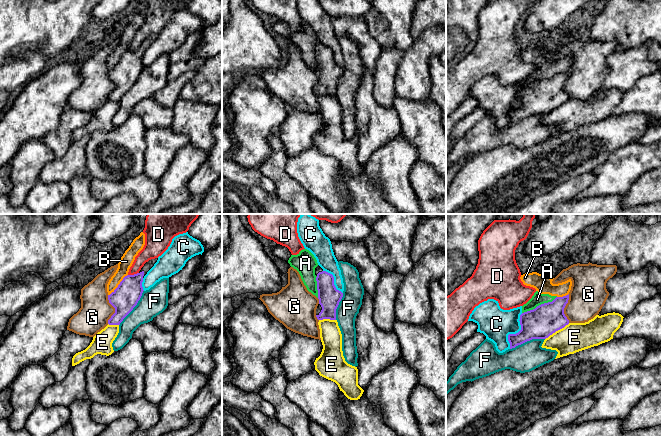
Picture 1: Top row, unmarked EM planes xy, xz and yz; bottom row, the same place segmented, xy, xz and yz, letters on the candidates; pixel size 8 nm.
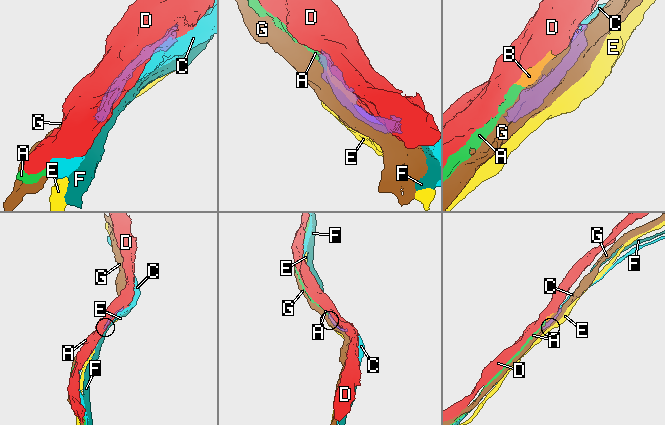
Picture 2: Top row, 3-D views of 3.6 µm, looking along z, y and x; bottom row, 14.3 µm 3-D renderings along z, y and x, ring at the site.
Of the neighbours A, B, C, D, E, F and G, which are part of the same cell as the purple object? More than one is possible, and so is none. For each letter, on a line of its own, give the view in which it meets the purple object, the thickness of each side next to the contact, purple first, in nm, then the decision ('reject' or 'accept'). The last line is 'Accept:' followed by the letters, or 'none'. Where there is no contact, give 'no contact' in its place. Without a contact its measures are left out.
A: meets purple in yz; 260 nm thick on the purple side, 100 nm on the other; reject
B: meets purple in xy; 220 nm thick on the purple side, 110 nm on the other; reject
C: meets purple in yz; 260 nm thick on the purple side, 260 nm on the other; reject
D: meets purple in xy; 220 nm thick on the purple side, 150 nm on the other; reject
E: meets purple in yz; 260 nm thick on the purple side, 240 nm on the other; reject
F: meets purple in xy; 220 nm thick on the purple side, 220 nm on the other; reject
G: meets purple in xy; 220 nm thick on the purple side, 240 nm on the other; reject
Accept: none

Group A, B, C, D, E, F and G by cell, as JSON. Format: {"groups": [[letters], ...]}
{"groups": [["A", "B"], ["C"], ["D"], ["E"], ["F"], ["G"]]}

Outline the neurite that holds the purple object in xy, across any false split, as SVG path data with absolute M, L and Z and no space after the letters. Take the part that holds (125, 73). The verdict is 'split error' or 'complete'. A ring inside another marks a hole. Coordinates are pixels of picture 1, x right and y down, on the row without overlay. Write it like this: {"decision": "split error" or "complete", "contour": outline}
{"decision": "split error", "contour": "M158 34L151 35L144 40L137 50L125 52L118 63L108 71L109 79L115 84L115 89L108 96L109 101L120 101L137 81L144 67L143 54L157 36Z"}

